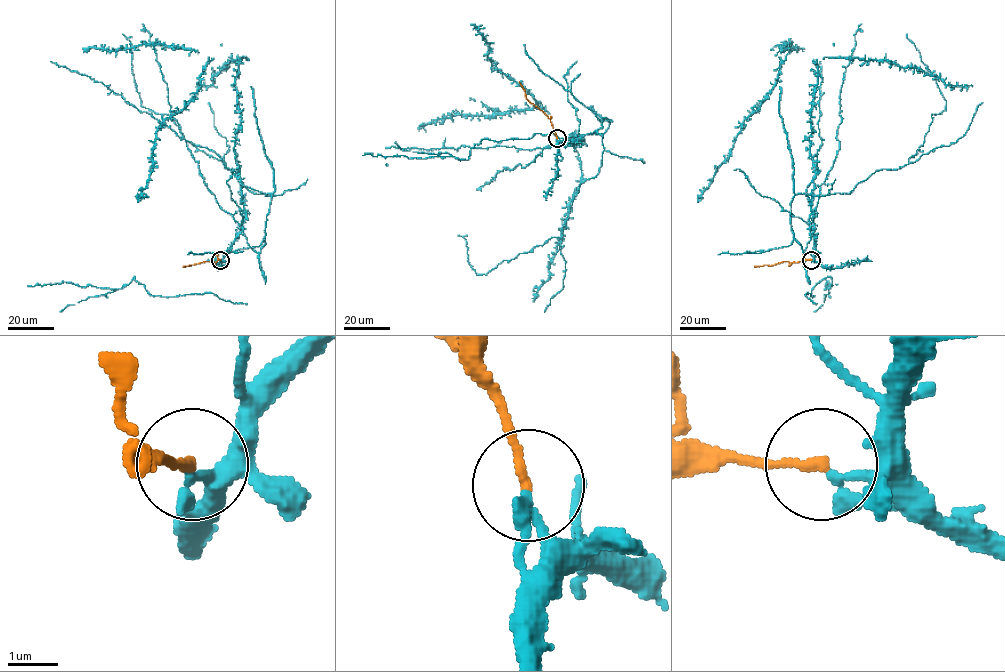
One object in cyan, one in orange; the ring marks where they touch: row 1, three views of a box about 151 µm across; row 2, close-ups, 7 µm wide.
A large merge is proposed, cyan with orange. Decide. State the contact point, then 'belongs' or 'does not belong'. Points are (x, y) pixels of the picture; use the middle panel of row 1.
at (557, 138); does not belong

